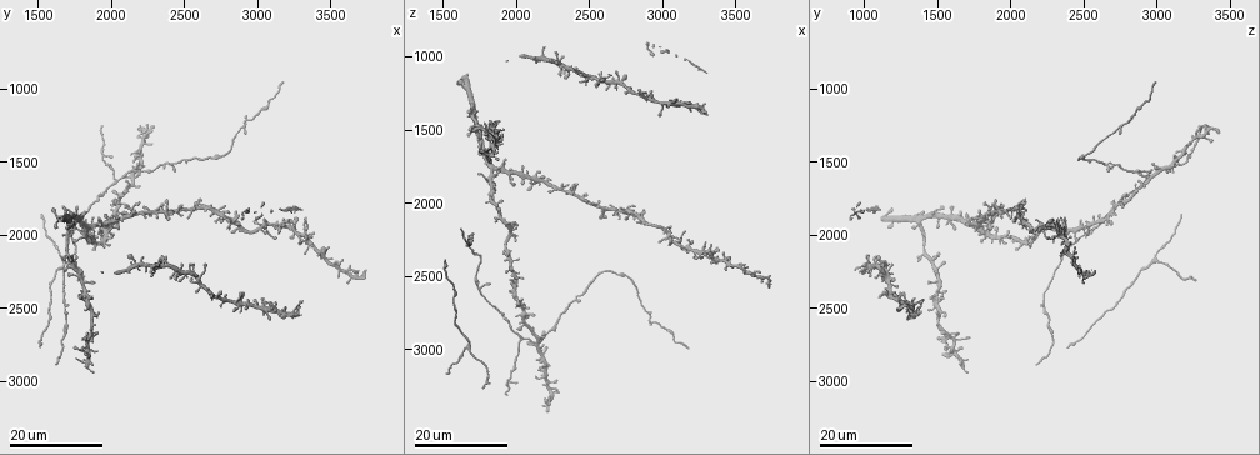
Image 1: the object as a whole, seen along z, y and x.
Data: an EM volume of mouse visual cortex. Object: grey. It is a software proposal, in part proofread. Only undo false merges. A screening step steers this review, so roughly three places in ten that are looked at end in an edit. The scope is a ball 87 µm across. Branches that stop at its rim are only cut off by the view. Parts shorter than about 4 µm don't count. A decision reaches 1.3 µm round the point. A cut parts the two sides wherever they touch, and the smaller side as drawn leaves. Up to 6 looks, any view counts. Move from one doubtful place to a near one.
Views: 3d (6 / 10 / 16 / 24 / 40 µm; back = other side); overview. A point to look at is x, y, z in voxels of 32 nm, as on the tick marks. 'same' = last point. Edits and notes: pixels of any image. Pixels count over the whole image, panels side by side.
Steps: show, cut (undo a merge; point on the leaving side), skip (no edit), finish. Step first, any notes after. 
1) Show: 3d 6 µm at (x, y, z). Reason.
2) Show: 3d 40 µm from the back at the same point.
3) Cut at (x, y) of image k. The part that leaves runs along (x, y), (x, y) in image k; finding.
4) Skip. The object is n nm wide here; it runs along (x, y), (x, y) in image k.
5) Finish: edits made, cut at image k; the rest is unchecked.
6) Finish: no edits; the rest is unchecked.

Show: 3d 24 µm at (2080, 1600, 2920).

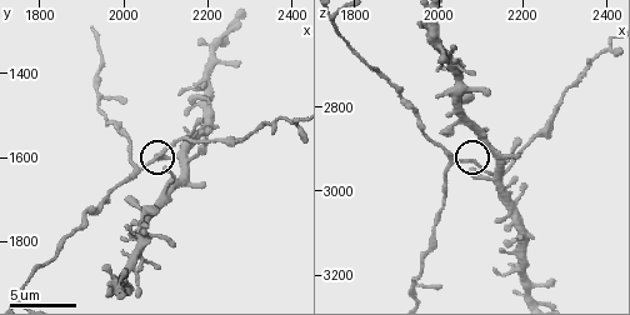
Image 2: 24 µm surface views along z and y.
Show: 3d 10 µm at (2100, 1590, 2945). Closer look.

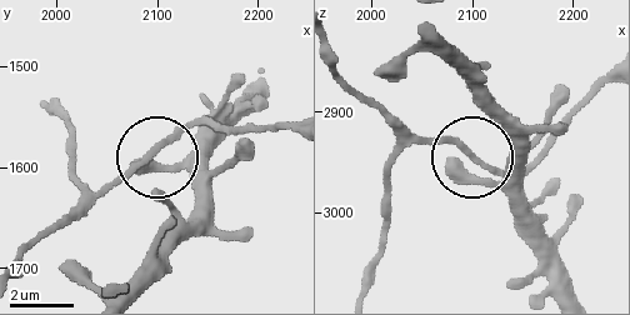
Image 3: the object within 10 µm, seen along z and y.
Skip. 3 arms meet here; continuous, no second cell.

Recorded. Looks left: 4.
Show: 3d 24 µm at (1660, 2160, 2980). Small branch off a trunk.

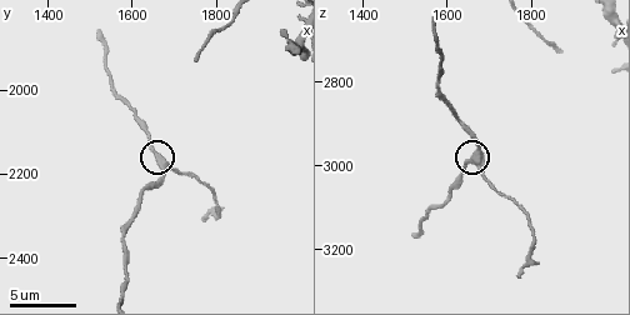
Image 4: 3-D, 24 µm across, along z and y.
Show: 3d 10 µm at (1665, 2165, 2995).

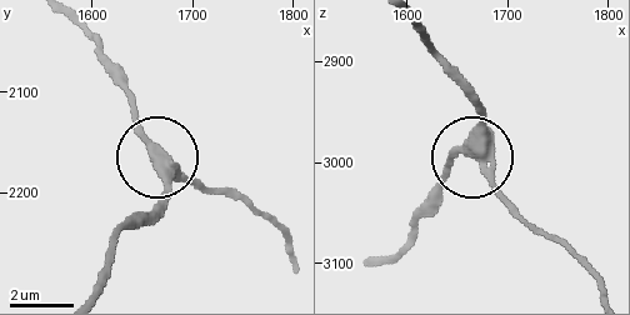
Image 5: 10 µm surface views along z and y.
Skip. The object is 330 nm wide here; it runs along (91, 291), (115, 235), (161, 194), (161, 159), (210, 191) in image 5; one cell here.

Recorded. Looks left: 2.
Show: 3d 24 µm at (2600, 2300, 1160).

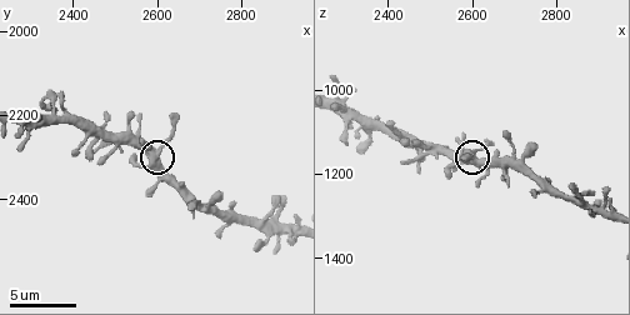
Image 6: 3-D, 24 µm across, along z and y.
Show: 3d 10 µm at the same point. Zoom in.

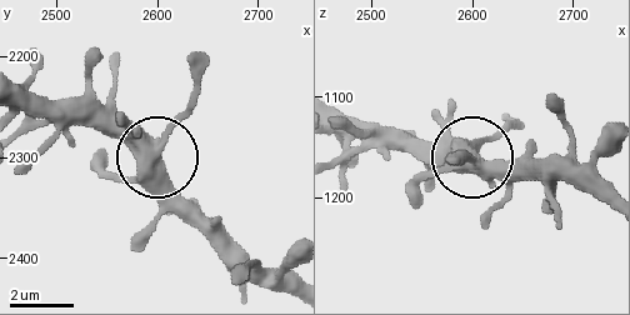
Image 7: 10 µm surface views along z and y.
Skip. One cell here.

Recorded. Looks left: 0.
Finish: no edits; the rest is unchecked.

